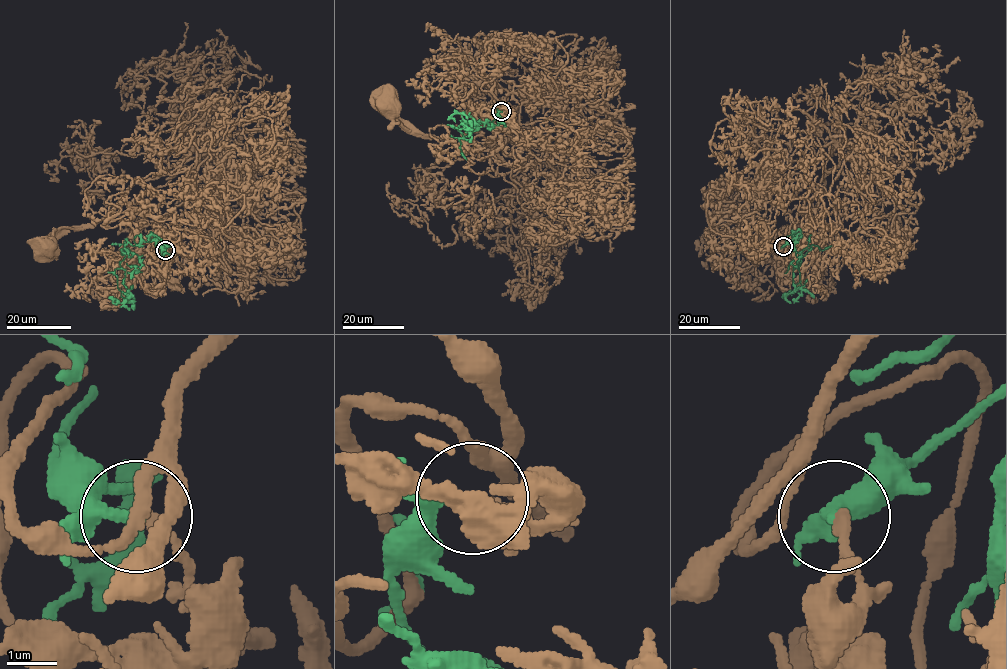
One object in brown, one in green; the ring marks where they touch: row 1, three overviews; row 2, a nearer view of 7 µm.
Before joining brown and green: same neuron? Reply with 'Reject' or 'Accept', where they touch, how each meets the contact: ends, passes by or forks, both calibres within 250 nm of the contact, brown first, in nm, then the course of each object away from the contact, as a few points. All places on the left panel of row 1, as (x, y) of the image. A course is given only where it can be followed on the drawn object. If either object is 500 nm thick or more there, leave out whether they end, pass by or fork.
Accept. Place: (165, 250). At the ring brown forks. At the ring green passes by. Thickness 130 nm (brown) against 200 nm. Course of brown: (165, 250), (166, 277), (158, 241), (163, 252), (194, 171), (176, 167), (43, 247). Course of green: (165, 250), (152, 234), (127, 243), (133, 252), (115, 270), (121, 295), (130, 295), (116, 300)

